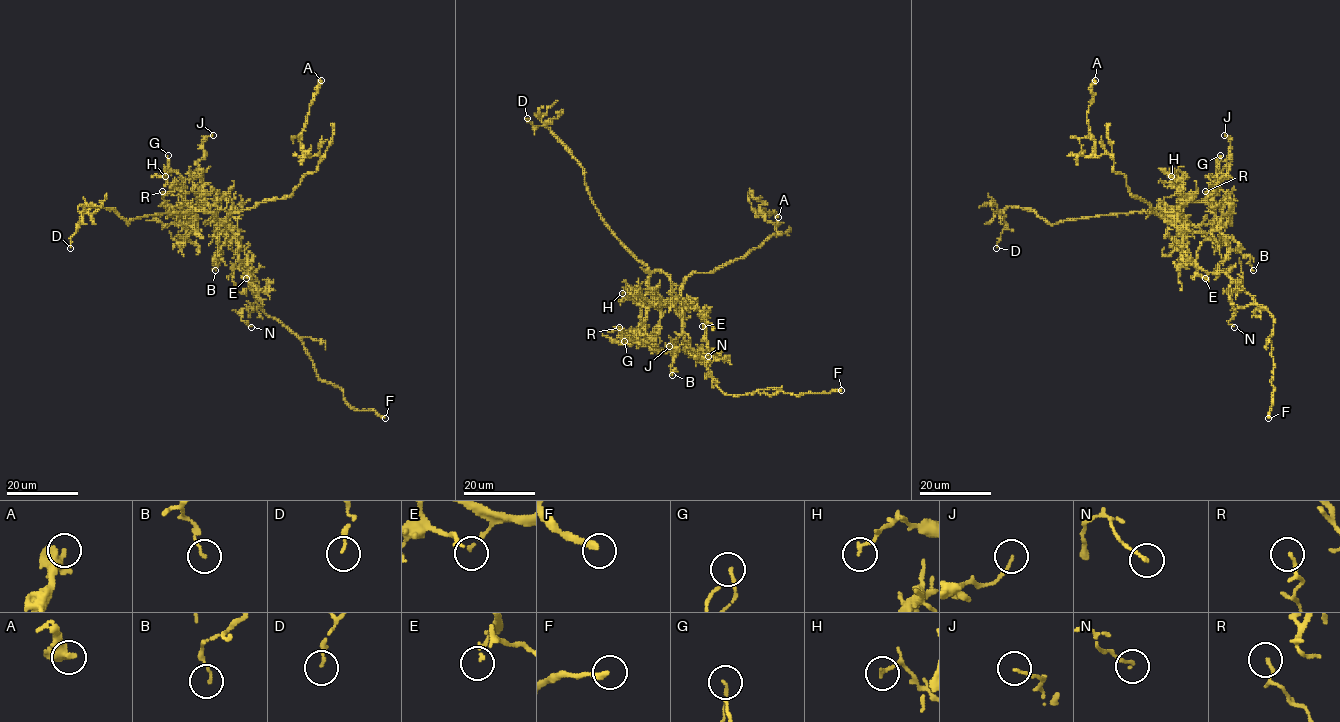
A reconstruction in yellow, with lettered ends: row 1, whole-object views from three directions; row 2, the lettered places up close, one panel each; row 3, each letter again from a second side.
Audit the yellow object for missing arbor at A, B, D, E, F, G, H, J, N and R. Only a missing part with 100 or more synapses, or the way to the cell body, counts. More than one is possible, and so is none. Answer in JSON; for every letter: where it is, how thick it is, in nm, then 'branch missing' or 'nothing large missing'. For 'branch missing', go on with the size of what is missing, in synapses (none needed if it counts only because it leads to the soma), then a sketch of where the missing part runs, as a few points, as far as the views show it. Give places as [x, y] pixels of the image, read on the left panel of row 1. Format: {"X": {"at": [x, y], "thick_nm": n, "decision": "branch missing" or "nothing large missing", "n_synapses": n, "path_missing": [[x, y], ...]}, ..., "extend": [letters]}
{"A": {"at": [321, 80], "thick_nm": 440, "decision": "nothing large missing"}, "B": {"at": [215, 270], "thick_nm": 90, "decision": "nothing large missing"}, "D": {"at": [70, 248], "thick_nm": 130, "decision": "nothing large missing"}, "E": {"at": [246, 278], "thick_nm": 110, "decision": "nothing large missing"}, "F": {"at": [385, 418], "thick_nm": 260, "decision": "branch missing"}, "G": {"at": [168, 155], "thick_nm": 110, "decision": "nothing large missing"}, "H": {"at": [165, 176], "thick_nm": 150, "decision": "nothing large missing"}, "J": {"at": [213, 135], "thick_nm": 110, "decision": "nothing large missing"}, "N": {"at": [251, 327], "thick_nm": 120, "decision": "nothing large missing"}, "R": {"at": [162, 191], "thick_nm": 120, "decision": "nothing large missing"}, "extend": ["F"]}

